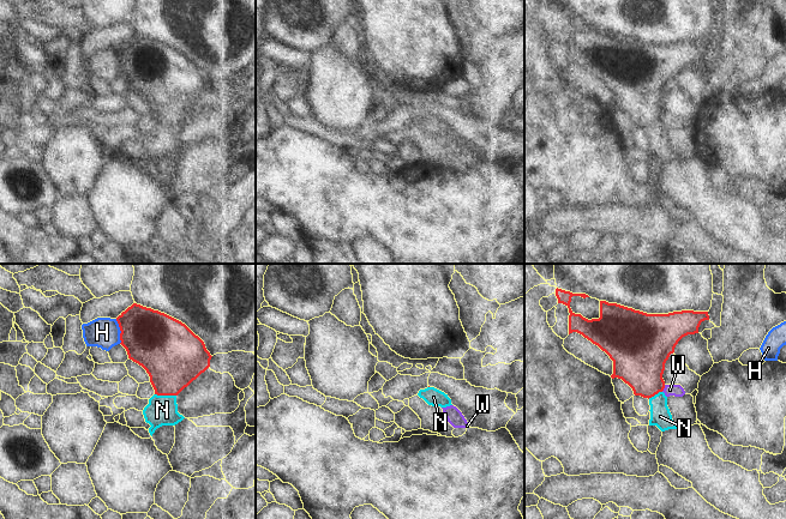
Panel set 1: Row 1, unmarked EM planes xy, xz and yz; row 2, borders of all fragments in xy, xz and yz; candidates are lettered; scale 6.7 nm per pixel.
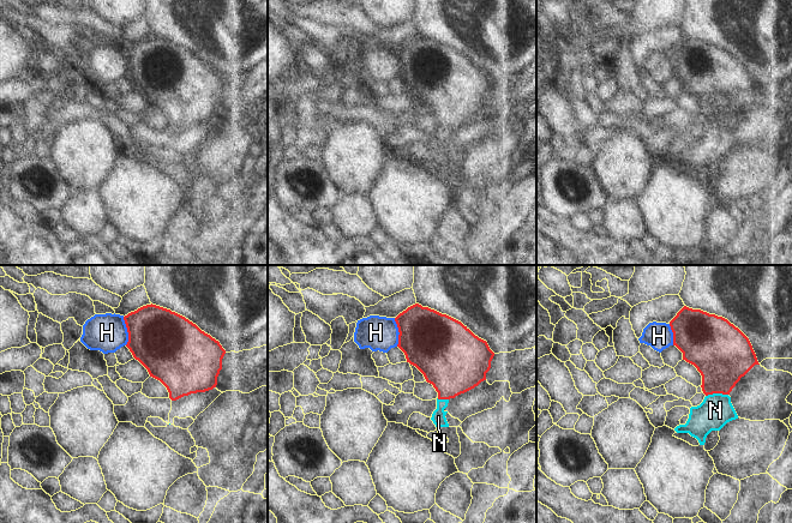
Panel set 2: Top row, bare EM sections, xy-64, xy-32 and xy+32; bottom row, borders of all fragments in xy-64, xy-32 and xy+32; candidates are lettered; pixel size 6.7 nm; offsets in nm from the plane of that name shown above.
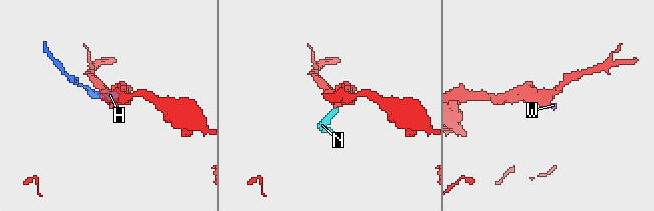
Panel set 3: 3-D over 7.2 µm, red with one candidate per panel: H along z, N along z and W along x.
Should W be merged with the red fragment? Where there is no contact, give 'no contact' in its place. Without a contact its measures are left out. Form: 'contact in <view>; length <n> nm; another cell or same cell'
contact in yz; length 50 nm; another cell

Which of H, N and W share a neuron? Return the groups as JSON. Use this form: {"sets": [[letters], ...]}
{"sets": [["H"], ["N"], ["W"]]}

